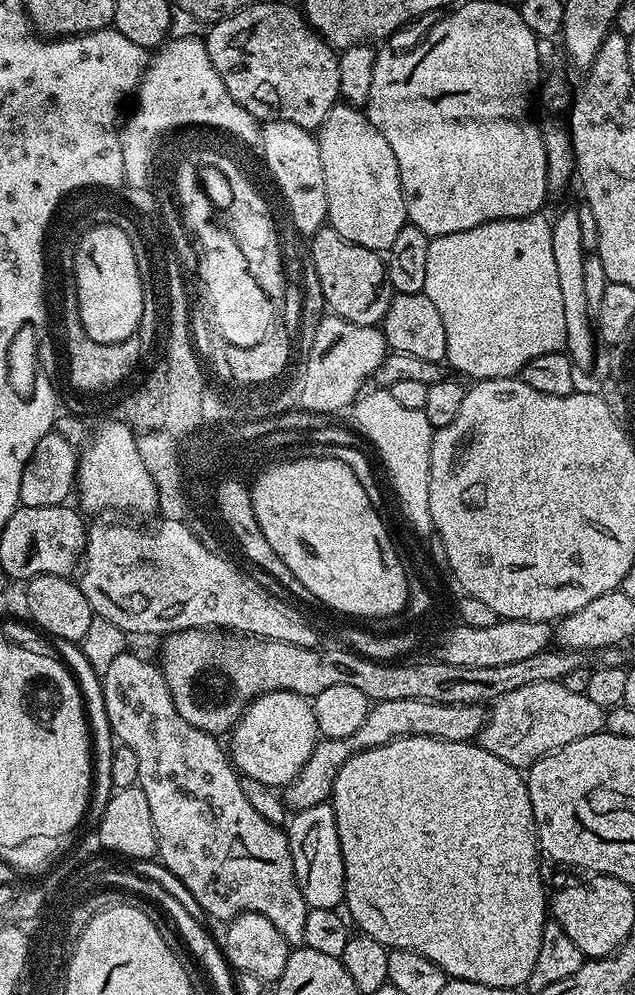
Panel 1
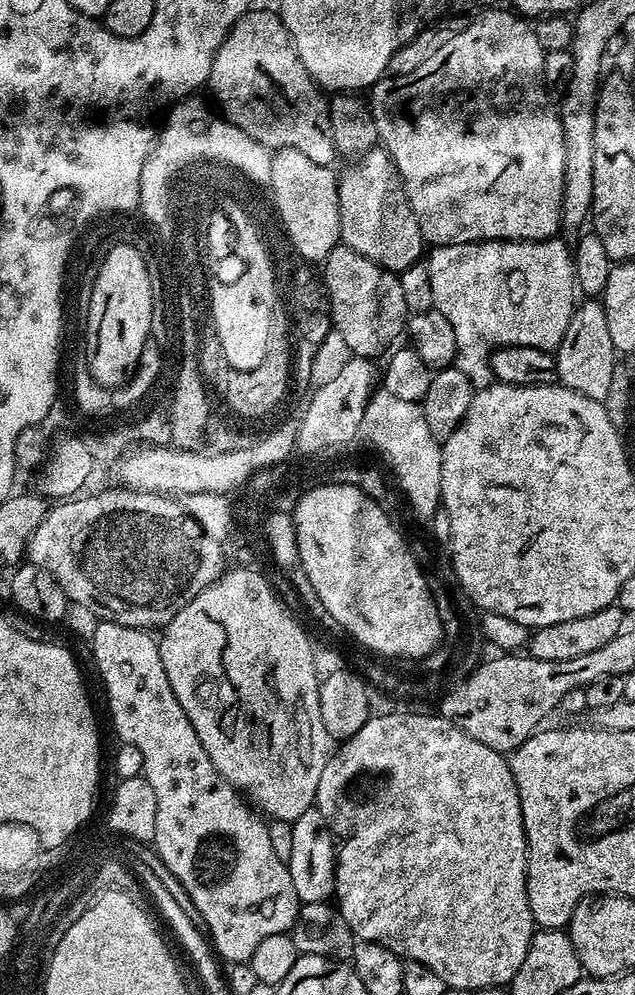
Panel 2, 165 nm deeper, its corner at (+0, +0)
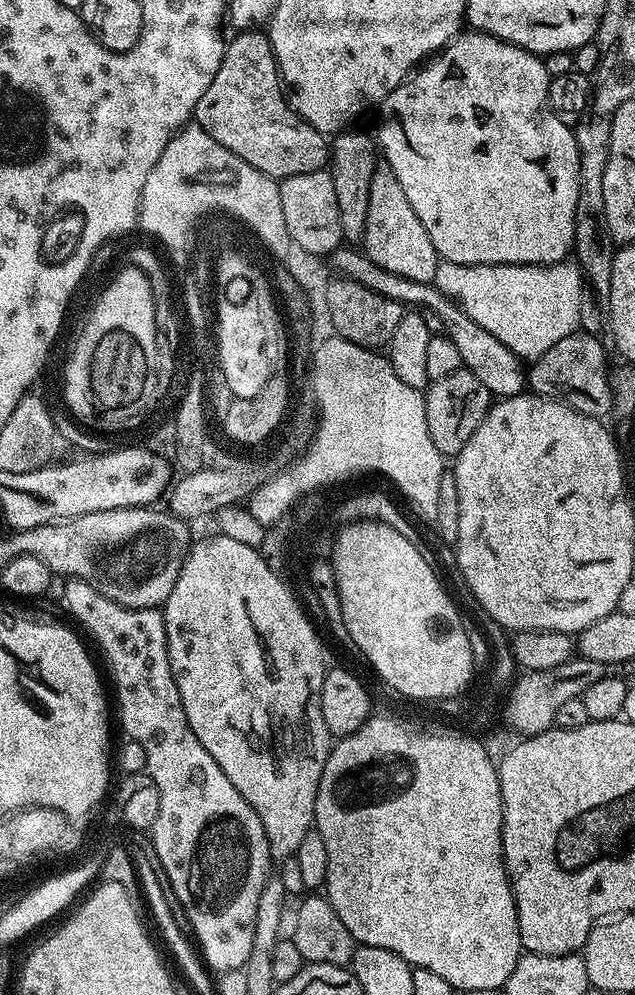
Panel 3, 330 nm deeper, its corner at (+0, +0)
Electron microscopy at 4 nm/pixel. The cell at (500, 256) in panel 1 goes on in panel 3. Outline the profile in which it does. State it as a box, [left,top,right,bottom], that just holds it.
[435,259,586,362]

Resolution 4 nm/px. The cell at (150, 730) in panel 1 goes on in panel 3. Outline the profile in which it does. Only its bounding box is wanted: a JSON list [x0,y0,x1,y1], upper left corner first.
[62,579,274,974]

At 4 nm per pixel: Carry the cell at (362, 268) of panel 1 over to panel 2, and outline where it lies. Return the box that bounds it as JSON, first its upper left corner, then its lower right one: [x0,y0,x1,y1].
[322,242,410,358]

